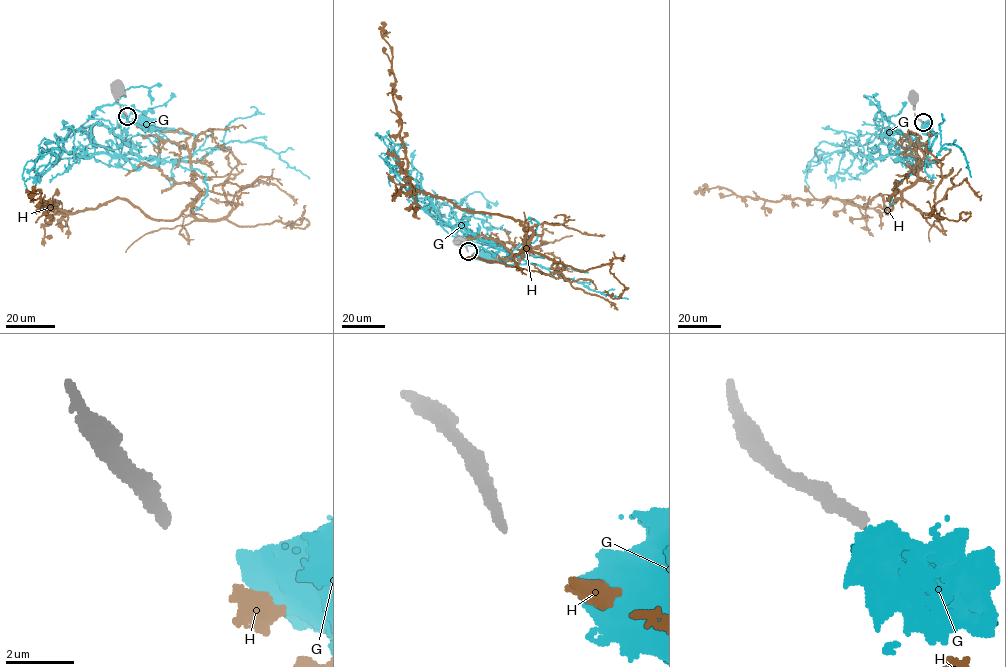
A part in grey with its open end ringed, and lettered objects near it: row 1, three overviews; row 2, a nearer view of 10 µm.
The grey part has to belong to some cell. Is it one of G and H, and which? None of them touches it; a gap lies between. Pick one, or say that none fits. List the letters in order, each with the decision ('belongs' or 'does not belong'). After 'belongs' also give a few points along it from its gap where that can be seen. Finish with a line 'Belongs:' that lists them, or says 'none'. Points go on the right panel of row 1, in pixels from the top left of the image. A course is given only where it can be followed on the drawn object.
G: does not belong
H: belongs; it runs (926, 126), (932, 134), (918, 178), (888, 213), (880, 194), (864, 207), (693, 191)
Belongs: H

